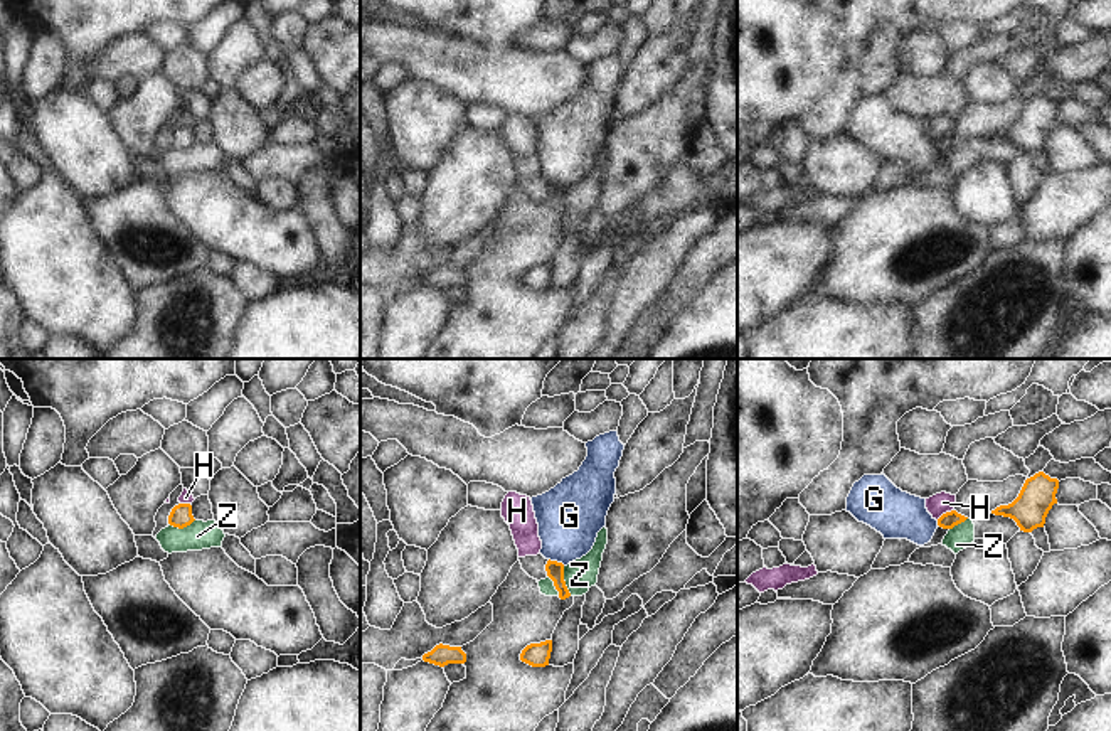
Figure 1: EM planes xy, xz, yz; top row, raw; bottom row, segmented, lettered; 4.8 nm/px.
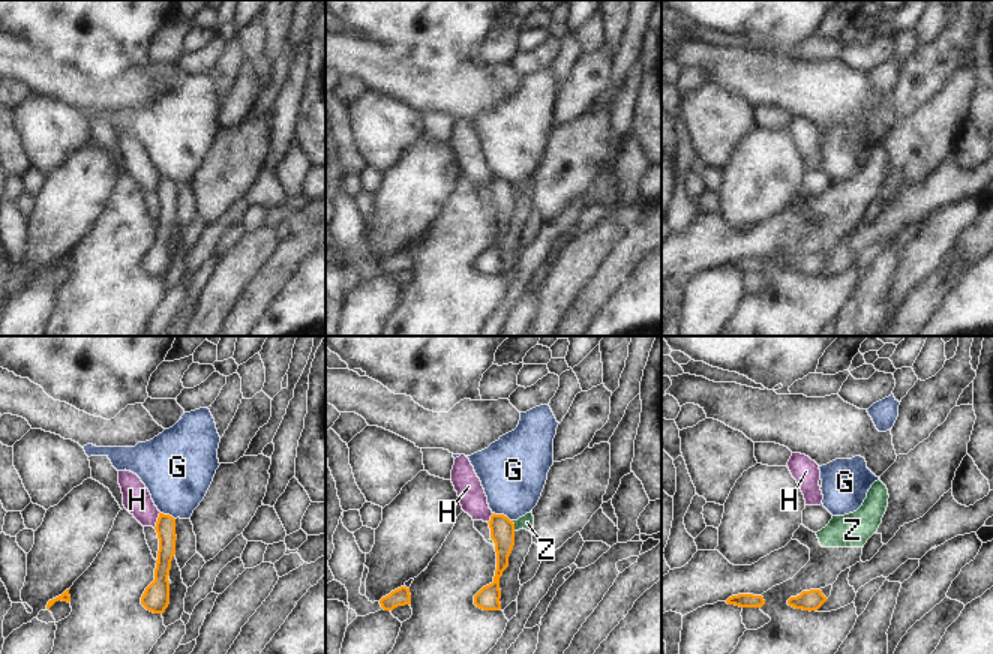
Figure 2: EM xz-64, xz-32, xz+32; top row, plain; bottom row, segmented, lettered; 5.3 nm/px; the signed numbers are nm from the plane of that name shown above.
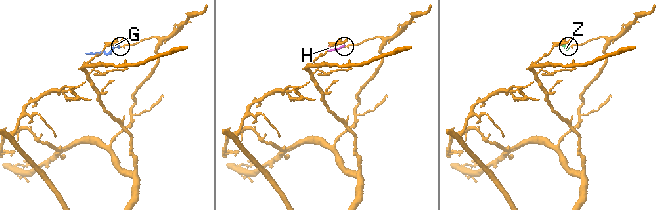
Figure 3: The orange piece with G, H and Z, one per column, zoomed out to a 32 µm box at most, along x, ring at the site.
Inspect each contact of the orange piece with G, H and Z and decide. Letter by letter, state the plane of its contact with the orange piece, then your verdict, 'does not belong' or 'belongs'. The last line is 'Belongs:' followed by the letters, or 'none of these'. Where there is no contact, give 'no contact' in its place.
G: meets orange in xz; does not belong
H: meets orange in yz; does not belong
Z: meets orange in xz; does not belong
Belongs: none of these

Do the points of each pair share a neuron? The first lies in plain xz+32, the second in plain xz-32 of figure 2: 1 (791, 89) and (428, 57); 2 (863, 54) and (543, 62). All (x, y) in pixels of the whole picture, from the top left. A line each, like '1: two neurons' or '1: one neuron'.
1: two neurons
2: one neuron

